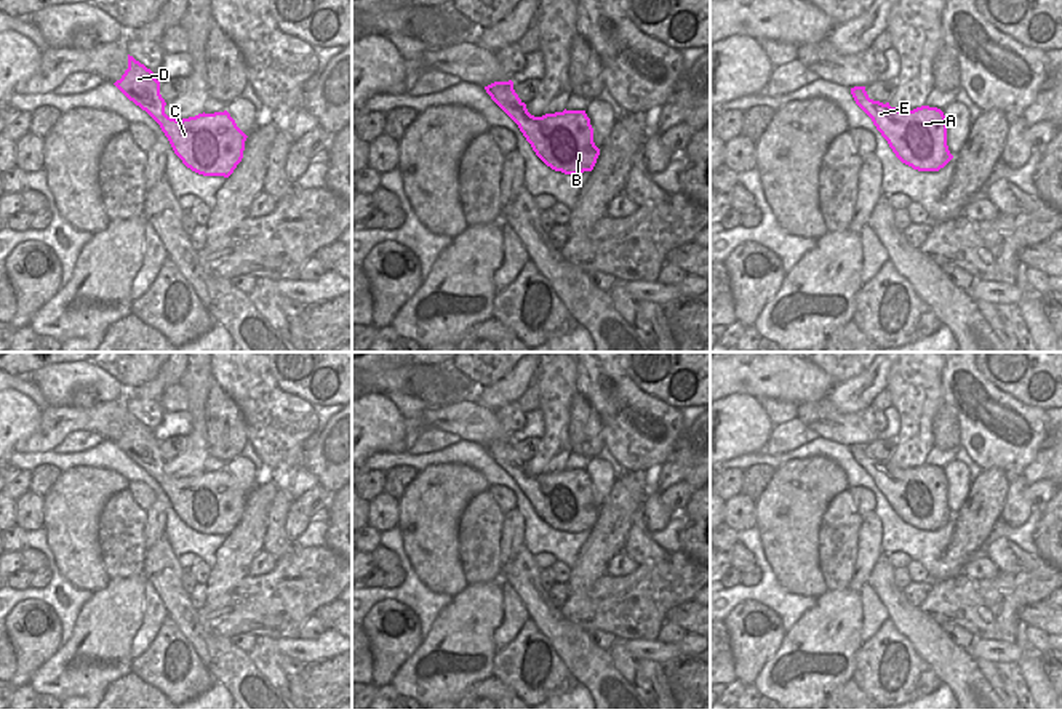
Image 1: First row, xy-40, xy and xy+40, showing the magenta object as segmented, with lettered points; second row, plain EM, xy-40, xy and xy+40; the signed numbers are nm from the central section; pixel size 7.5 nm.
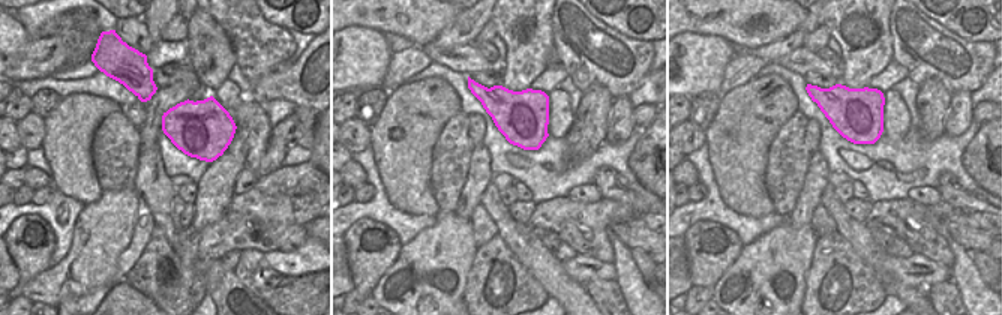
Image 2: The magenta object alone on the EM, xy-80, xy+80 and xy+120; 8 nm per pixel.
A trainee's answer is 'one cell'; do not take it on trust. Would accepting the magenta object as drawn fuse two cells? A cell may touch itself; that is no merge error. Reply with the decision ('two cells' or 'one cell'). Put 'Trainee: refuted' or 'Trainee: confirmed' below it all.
one cell
Trainee: confirmed

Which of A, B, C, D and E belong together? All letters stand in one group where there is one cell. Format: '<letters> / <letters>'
A B C D E

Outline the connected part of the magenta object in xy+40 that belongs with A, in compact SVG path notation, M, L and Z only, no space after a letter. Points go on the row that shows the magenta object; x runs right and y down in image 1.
M865 86L851 88L856 104L872 118L896 157L918 171L939 171L953 155L947 146L947 118L937 107L899 110L868 98Z

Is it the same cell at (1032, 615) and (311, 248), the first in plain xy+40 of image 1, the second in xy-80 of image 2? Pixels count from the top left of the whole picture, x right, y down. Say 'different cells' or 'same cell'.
different cells

